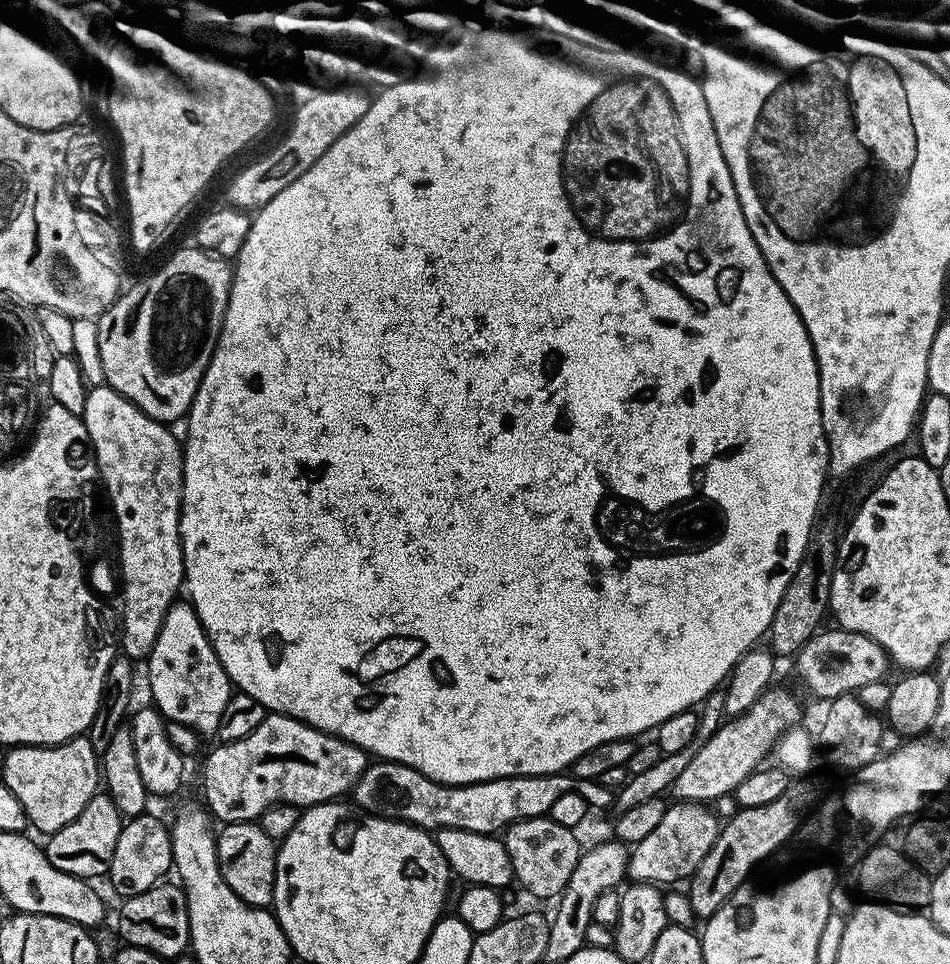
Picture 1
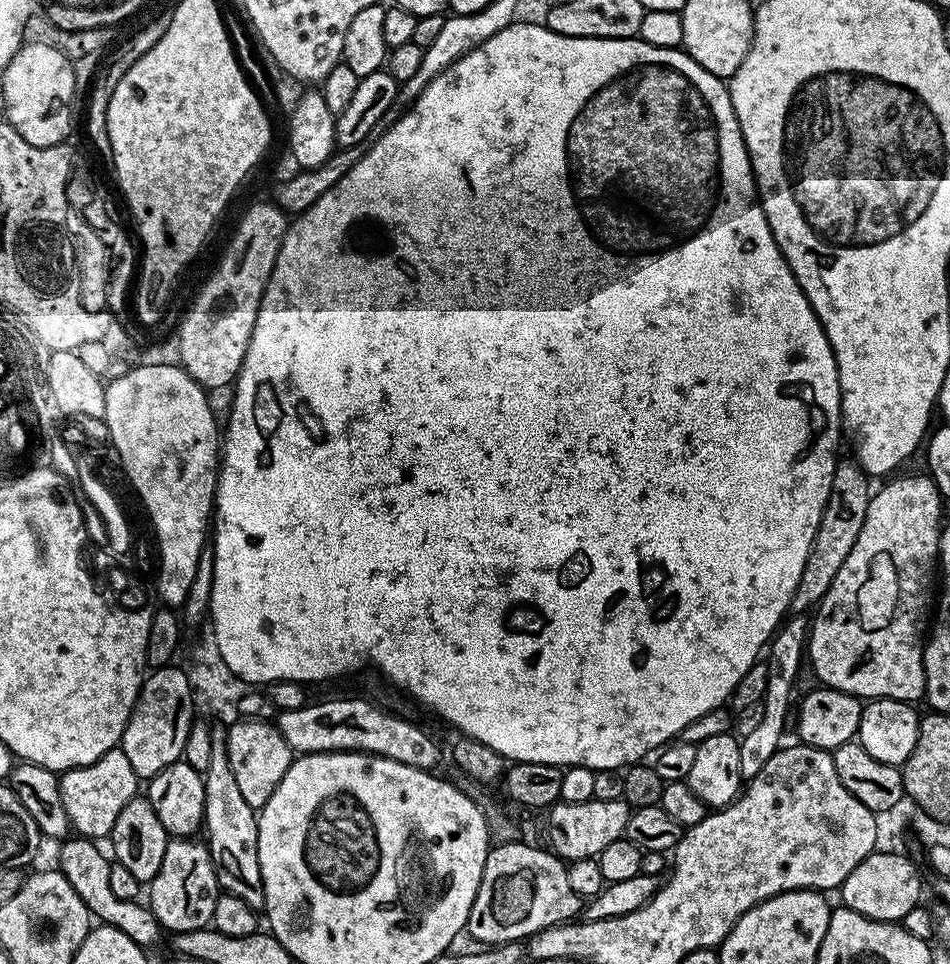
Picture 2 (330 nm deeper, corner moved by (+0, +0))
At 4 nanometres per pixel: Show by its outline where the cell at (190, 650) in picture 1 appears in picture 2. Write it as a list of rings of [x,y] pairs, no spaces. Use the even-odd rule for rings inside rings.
[[[213,727],[210,735],[212,745],[208,755],[208,768],[202,774],[204,778],[202,832],[206,837],[208,853],[212,855],[212,865],[221,889],[227,895],[242,898],[242,902],[260,910],[264,907],[264,887],[262,870],[258,862],[258,812],[242,798],[234,779],[234,770],[230,770],[227,727]]]

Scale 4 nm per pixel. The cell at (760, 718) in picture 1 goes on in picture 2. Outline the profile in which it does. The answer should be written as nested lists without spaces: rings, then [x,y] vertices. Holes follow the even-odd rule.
[[[591,799],[577,804],[557,802],[546,812],[548,816],[547,847],[564,862],[596,858],[602,854],[606,846],[623,837],[626,822],[632,814],[633,809],[625,799],[614,802]]]

